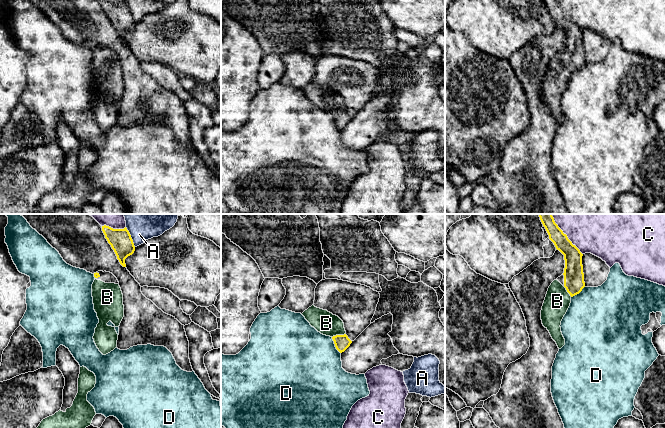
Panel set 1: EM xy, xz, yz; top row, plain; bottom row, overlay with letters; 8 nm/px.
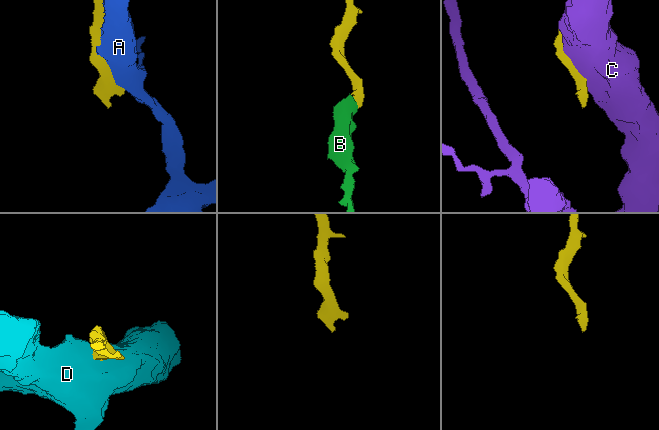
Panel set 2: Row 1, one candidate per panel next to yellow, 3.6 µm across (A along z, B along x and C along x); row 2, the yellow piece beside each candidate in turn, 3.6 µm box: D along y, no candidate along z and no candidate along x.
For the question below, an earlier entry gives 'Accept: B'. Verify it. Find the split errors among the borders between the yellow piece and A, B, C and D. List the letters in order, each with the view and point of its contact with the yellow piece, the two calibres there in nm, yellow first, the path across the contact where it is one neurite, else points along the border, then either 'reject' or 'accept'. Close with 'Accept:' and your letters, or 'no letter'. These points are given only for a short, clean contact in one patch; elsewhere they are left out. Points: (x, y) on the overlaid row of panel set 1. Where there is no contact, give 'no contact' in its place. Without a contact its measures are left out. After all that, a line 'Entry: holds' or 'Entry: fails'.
A: meets yellow in xy at (130, 237); 180 nm thick on the yellow side, 380 nm on the other; reject
B: meets yellow in xz at (338, 335); 120 nm thick on the yellow side, 180 nm on the other; runs through xz (342, 342), (338, 335), (326, 323); accept
C: meets yellow in yz at (565, 234); 140 nm thick on the yellow side, 500 nm on the other; reject
D: meets yellow in xz at (335, 345); 120 nm thick on the yellow side, 480 nm on the other; border along xz (331, 337), (335, 348), (340, 353); reject
Accept: B
Entry: holds

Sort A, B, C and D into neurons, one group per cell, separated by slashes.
A / B / C / D

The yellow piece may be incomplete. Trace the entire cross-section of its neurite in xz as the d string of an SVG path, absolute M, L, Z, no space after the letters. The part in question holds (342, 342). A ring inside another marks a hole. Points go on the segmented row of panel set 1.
M312 305L302 315L318 332L330 336L336 349L342 353L352 343L346 335L343 321L336 315Z

